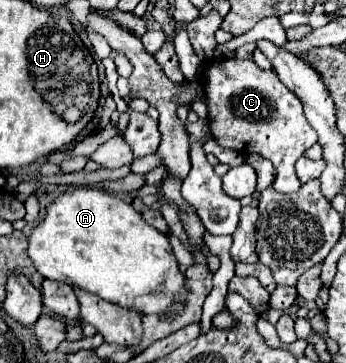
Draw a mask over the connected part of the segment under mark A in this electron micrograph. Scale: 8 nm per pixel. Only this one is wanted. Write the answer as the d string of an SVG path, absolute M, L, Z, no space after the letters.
M99 188L67 190L47 206L45 218L33 228L27 240L29 240L27 254L33 260L37 272L43 274L43 278L75 284L109 302L115 302L123 308L131 308L143 314L165 314L167 310L173 312L183 310L181 304L173 304L173 296L185 294L183 288L185 274L181 272L173 256L169 238L159 234L153 226L149 226L137 210L133 210L117 196L111 196Z

